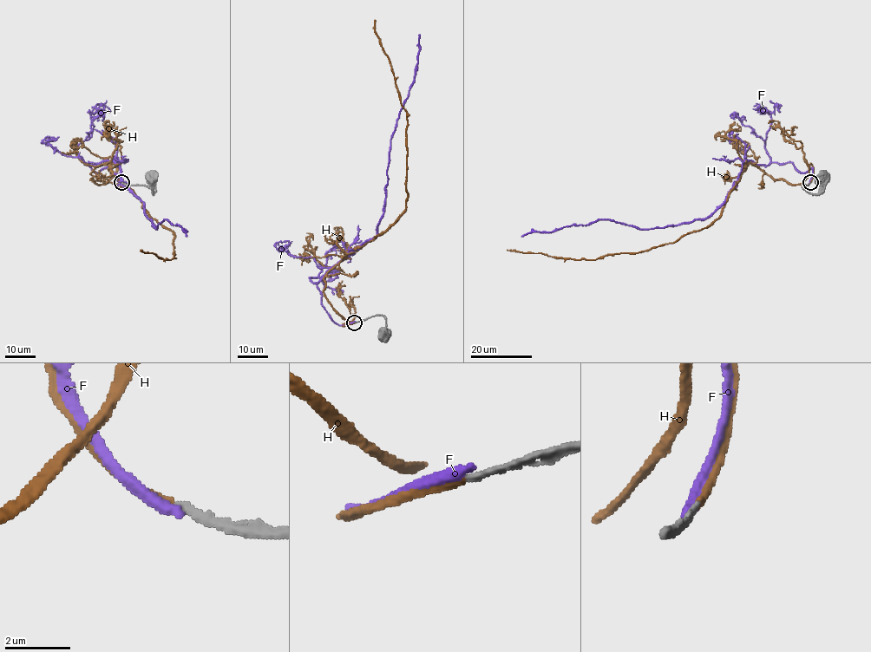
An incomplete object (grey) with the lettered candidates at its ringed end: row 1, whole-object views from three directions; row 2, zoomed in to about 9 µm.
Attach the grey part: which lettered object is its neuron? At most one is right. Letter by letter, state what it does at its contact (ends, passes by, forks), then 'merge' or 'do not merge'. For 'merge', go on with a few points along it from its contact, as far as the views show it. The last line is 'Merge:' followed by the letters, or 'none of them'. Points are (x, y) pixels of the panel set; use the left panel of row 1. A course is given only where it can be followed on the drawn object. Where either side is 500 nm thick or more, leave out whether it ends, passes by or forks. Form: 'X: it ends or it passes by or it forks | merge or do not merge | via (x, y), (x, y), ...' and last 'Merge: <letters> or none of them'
F: it ends | do not merge
H: it ends | merge | via (121, 182), (111, 163), (114, 174), (105, 184), (91, 173), (106, 163), (173, 234), (171, 259), (142, 249)
Merge: H

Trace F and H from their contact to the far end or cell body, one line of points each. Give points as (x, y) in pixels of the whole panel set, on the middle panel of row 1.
F: (354, 322), (337, 325), (322, 304), (317, 283), (377, 235), (391, 134), (414, 80), (420, 34)
H: (354, 322), (342, 325), (349, 322), (325, 296), (324, 277), (396, 220), (407, 197), (407, 114), (375, 20)

